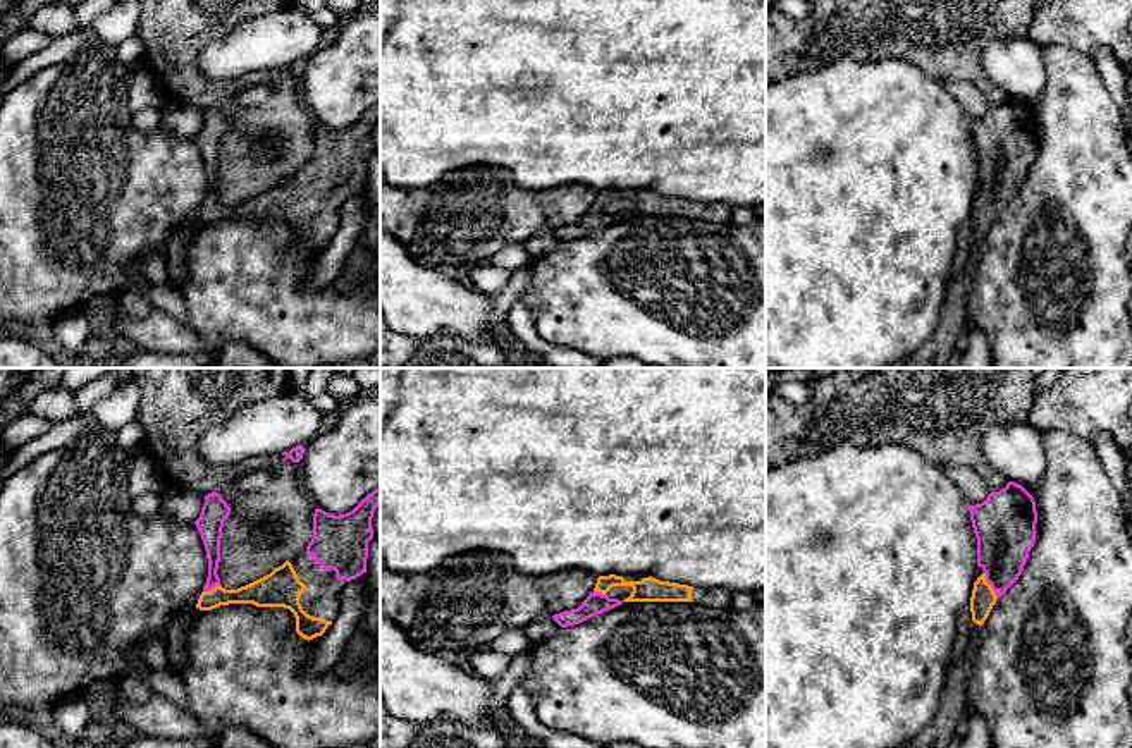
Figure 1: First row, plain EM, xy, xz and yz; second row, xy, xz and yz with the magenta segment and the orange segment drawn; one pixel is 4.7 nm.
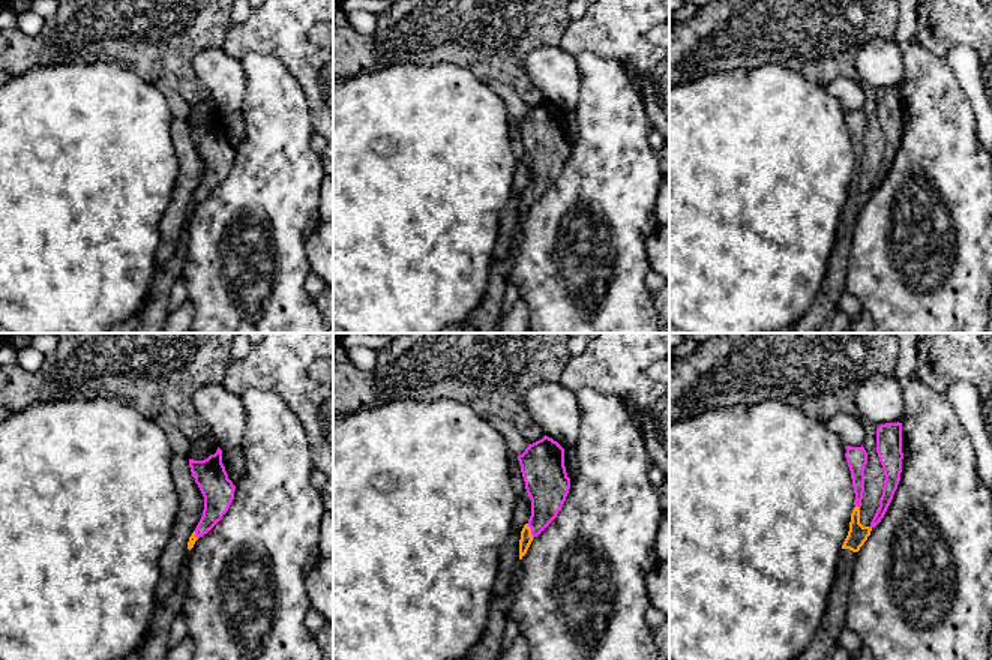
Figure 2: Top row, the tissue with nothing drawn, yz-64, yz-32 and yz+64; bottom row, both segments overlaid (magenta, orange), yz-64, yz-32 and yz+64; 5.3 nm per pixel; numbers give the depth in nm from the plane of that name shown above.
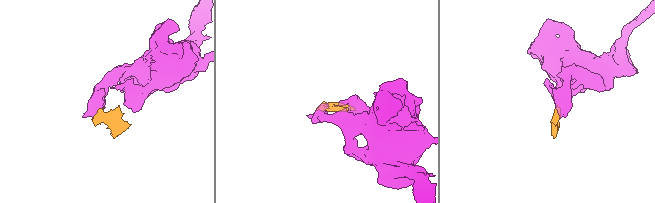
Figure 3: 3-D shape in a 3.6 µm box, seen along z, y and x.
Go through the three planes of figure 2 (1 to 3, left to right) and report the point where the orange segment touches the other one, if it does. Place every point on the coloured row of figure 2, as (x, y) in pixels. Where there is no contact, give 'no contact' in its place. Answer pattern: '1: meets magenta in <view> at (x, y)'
1: meets magenta in yz-64 at (195, 536)
2: meets magenta in yz-32 at (532, 531)
3: meets magenta in yz+64 at (857, 506)

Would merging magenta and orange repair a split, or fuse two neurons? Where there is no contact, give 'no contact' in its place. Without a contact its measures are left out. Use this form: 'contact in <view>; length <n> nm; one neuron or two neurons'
contact in yz; length 140 nm; one neuron

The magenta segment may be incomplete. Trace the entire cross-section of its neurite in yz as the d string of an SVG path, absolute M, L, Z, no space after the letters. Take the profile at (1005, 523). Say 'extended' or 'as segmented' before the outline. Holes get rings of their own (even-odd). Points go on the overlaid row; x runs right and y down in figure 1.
extended | M1008 481L1000 492L991 492L981 504L969 506L977 538L977 566L984 571L974 583L970 597L970 633L981 629L993 605L1018 579L1036 543L1037 511L1034 497L1018 483Z

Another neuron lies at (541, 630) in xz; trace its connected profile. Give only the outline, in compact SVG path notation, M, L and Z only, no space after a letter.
M552 617L537 619L523 628L530 643L542 643L552 638L559 629L561 626Z

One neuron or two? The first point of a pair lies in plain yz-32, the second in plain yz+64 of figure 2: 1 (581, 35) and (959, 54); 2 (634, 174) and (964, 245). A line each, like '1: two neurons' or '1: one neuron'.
1: two neurons
2: one neuron

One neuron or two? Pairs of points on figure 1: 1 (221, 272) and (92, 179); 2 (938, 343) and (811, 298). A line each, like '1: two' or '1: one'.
1: two
2: two

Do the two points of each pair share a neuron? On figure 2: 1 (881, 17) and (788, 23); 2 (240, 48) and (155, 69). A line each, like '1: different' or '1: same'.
1: same
2: different

